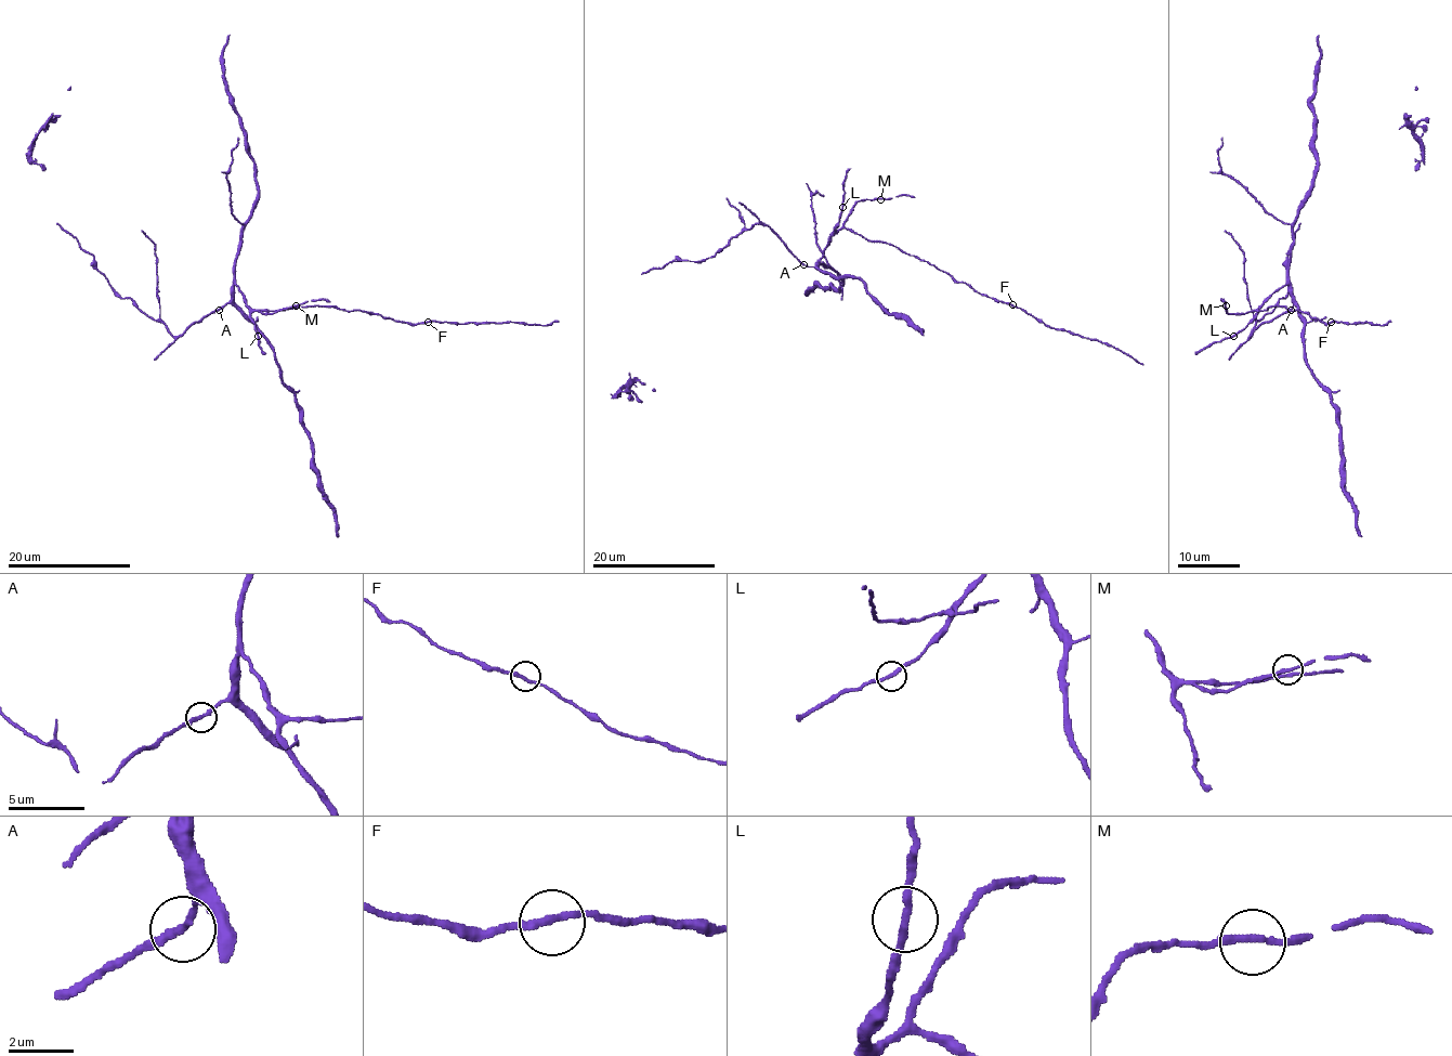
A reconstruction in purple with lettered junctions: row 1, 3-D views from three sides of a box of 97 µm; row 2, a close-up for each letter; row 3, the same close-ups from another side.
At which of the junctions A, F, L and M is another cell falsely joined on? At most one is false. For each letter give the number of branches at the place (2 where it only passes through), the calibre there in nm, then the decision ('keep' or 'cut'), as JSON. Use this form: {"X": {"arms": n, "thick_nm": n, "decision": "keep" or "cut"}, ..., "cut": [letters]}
{"A": {"arms": 2, "thick_nm": 200, "decision": "keep"}, "F": {"arms": 2, "thick_nm": 200, "decision": "keep"}, "L": {"arms": 2, "thick_nm": 220, "decision": "keep"}, "M": {"arms": 2, "thick_nm": 200, "decision": "keep"}, "cut": []}

